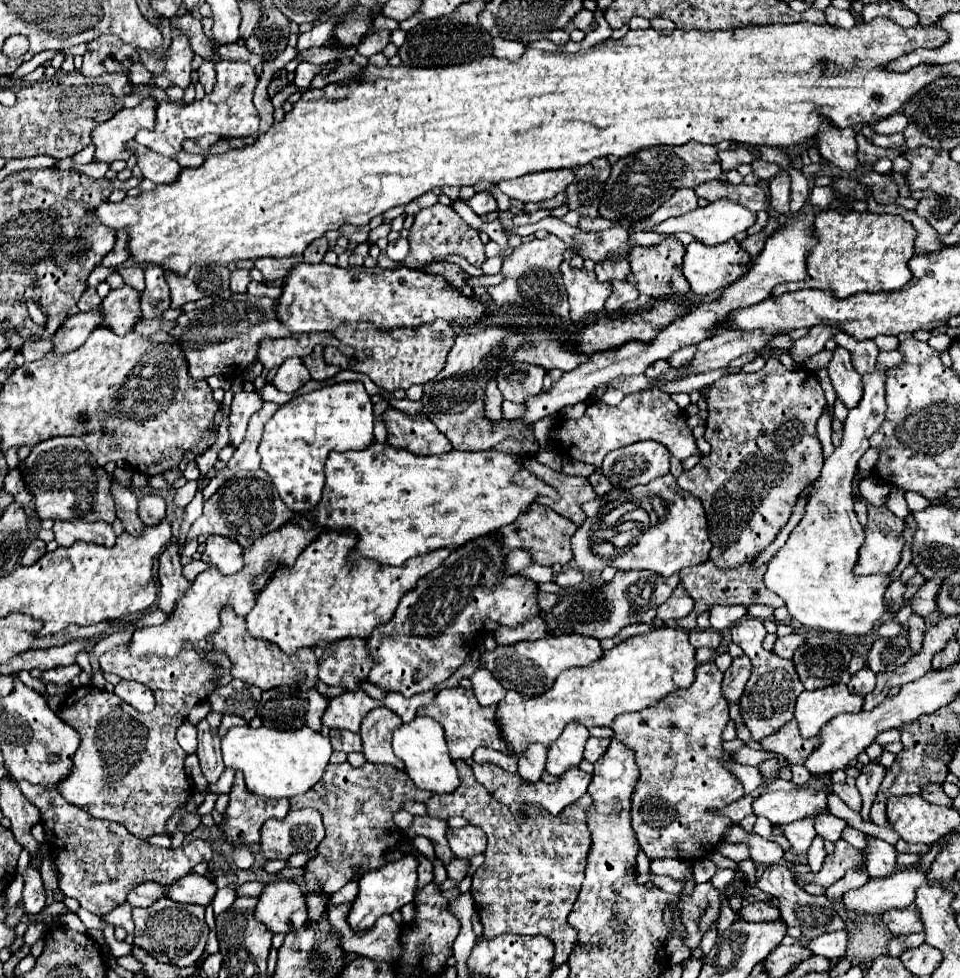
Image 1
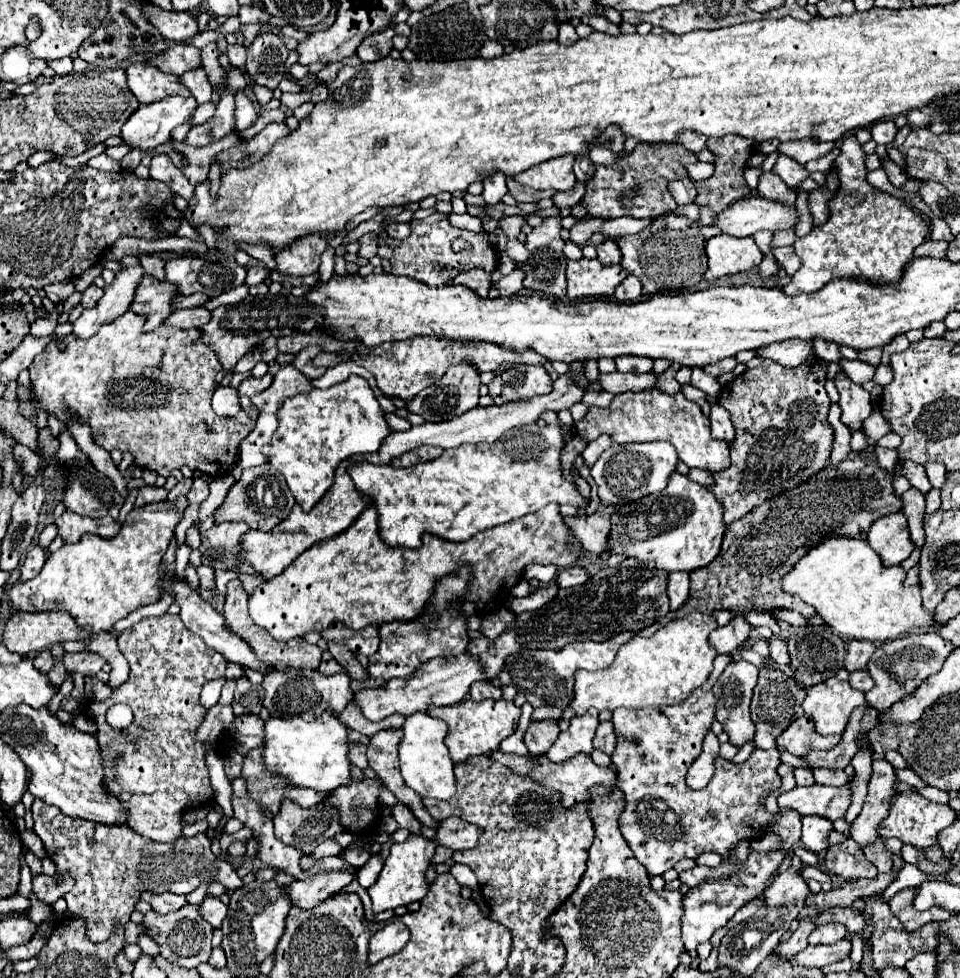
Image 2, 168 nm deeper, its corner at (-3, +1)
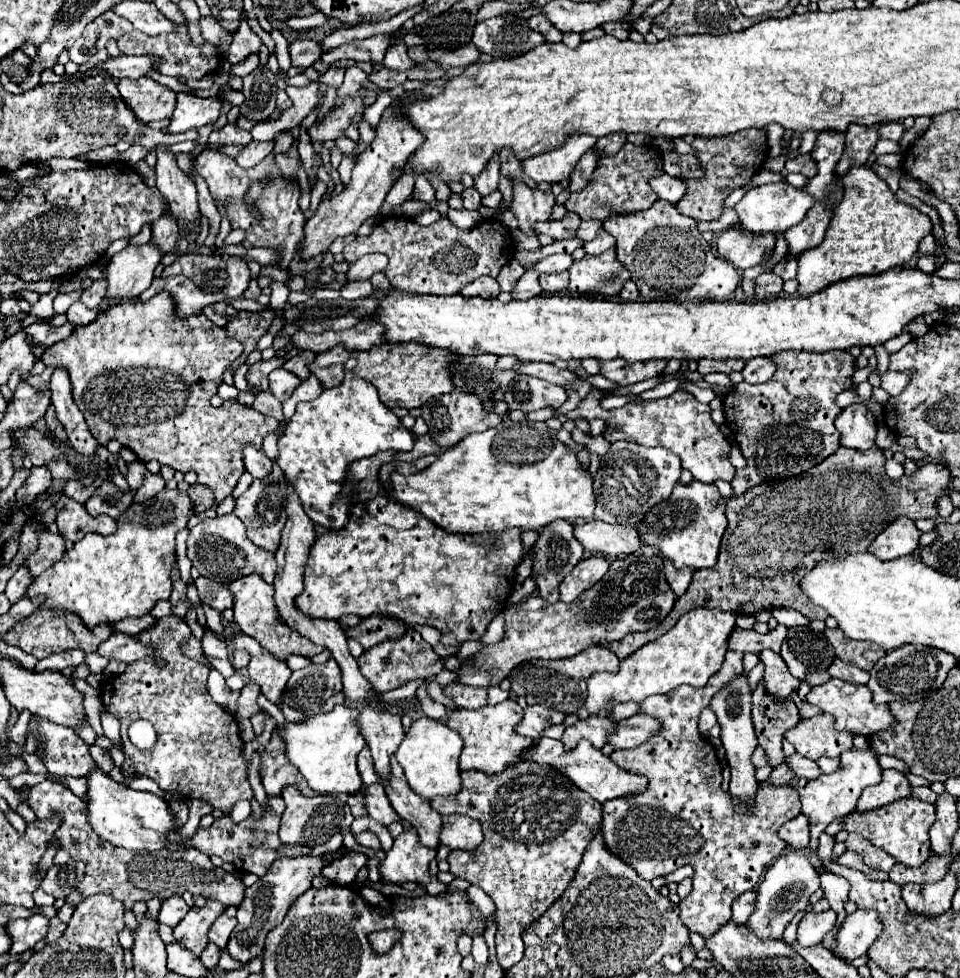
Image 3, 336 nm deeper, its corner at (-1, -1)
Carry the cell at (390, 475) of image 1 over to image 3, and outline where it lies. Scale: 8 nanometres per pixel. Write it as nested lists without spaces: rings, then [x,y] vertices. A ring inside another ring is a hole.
[[[501,422],[485,432],[473,432],[453,448],[445,450],[429,468],[409,476],[393,474],[391,484],[393,490],[389,490],[389,498],[419,510],[447,532],[477,534],[501,532],[507,528],[539,530],[559,518],[569,522],[575,518],[595,518],[595,492],[589,470],[581,464],[579,456],[557,438],[557,432],[547,428],[545,422]]]

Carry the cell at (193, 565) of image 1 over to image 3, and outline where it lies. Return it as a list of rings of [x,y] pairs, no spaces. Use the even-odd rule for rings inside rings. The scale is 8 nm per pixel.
[[[199,576],[199,578],[195,580],[195,586],[197,586],[197,590],[199,590],[199,598],[201,598],[205,604],[209,604],[213,610],[225,612],[225,610],[233,608],[233,594],[229,592],[227,586],[221,586],[221,584],[215,584],[215,582],[213,582],[213,586],[211,586],[211,580],[207,580],[207,578],[203,578],[203,576]]]

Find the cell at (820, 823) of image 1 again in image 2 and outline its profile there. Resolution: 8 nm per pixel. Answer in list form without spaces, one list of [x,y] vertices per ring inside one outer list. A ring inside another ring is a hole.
[[[803,816],[803,834],[801,842],[811,852],[823,852],[829,846],[829,832],[833,830],[833,822],[823,816]]]

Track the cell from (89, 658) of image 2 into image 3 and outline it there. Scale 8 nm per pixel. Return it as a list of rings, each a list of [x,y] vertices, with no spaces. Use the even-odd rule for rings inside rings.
[[[113,634],[107,642],[103,642],[97,650],[97,654],[101,656],[109,656],[113,660],[121,660],[121,662],[135,662],[139,658],[151,656],[155,650],[151,646],[145,646],[139,642],[137,636],[131,634]]]

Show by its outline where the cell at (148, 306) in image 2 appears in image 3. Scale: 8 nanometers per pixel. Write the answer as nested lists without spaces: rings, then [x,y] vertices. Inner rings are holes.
[[[171,276],[171,278],[155,278],[153,284],[139,296],[141,302],[153,298],[161,290],[167,290],[173,300],[177,300],[177,314],[179,316],[193,316],[201,314],[205,306],[225,302],[227,296],[217,296],[217,294],[207,294],[201,292],[189,278],[185,276]]]

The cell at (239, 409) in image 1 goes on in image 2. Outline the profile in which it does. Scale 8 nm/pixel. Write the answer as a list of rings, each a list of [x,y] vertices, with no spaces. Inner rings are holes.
[[[265,374],[263,378],[245,378],[243,382],[241,382],[241,386],[237,388],[239,390],[239,396],[255,396],[255,394],[261,394],[263,390],[267,390],[269,386],[271,386],[271,376],[269,374]]]

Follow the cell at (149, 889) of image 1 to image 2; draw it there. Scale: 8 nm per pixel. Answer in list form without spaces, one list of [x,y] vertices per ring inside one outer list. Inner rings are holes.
[[[143,892],[141,900],[149,902],[151,908],[159,914],[169,914],[173,910],[179,910],[183,904],[187,904],[185,896],[181,894],[171,894],[171,892],[163,892],[163,894],[153,894],[153,892]]]

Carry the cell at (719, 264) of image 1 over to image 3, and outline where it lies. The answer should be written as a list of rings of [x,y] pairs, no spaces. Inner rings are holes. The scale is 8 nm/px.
[[[731,226],[723,230],[717,238],[717,252],[721,258],[729,260],[737,270],[745,270],[767,260],[775,250],[777,234],[763,232],[753,238],[743,236],[743,226]]]

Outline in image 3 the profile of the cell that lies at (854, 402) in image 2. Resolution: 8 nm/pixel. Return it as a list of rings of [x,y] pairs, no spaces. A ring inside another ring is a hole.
[[[851,404],[835,420],[837,430],[841,432],[841,446],[853,450],[875,448],[877,422],[875,416],[863,404]]]

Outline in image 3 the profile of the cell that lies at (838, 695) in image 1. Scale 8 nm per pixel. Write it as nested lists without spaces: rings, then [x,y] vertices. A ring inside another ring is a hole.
[[[831,678],[827,684],[811,688],[811,692],[807,694],[807,702],[819,706],[827,714],[833,714],[835,716],[835,728],[847,730],[851,734],[873,736],[873,734],[889,730],[897,724],[897,718],[889,712],[889,704],[875,704],[873,694],[867,686],[849,684],[849,682],[843,682],[837,678]]]

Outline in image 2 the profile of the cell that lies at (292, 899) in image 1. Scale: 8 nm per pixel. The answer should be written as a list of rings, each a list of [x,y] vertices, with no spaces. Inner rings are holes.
[[[319,872],[317,876],[305,880],[305,882],[291,882],[285,886],[285,894],[289,896],[291,904],[301,910],[311,910],[311,906],[317,906],[319,902],[327,900],[329,896],[337,894],[343,886],[347,886],[353,880],[351,872]]]

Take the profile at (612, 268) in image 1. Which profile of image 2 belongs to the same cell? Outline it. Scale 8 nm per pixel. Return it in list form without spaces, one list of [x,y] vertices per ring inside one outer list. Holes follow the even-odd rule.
[[[605,240],[603,244],[597,244],[597,258],[603,266],[615,266],[615,264],[621,264],[621,250],[619,246],[613,242],[613,240]]]

